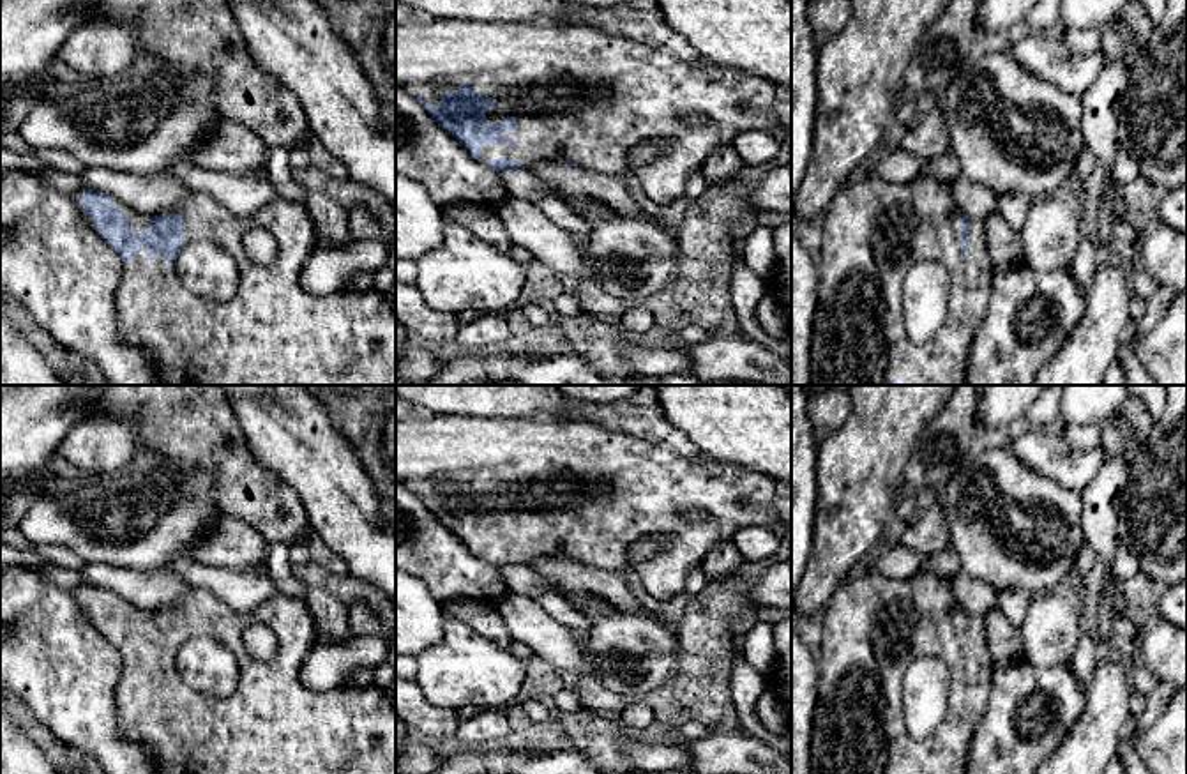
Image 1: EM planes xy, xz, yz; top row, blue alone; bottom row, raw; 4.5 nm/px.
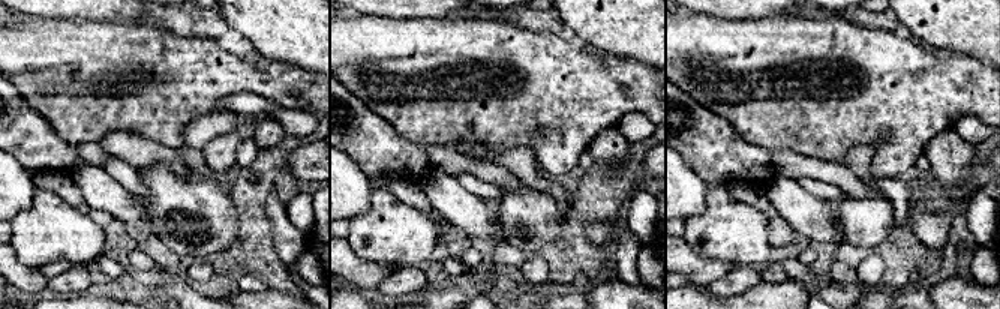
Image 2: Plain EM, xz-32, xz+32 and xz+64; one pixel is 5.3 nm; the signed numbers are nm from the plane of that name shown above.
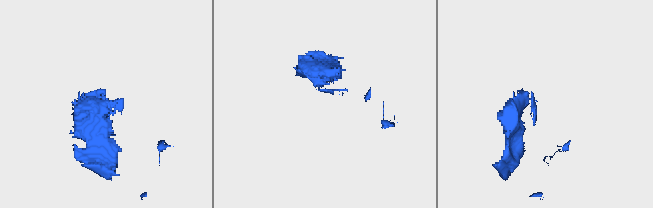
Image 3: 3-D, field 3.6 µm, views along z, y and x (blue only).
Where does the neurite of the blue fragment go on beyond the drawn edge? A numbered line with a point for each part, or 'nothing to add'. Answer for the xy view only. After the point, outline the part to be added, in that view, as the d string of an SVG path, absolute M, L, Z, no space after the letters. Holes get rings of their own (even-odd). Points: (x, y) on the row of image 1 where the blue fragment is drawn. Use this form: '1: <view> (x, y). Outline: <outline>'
1: xy (271, 333). Outline: M189 191L171 212L184 216L184 247L207 240L237 262L238 288L228 302L203 299L182 283L175 262L163 254L145 260L148 247L122 262L120 336L154 359L159 385L396 385L396 311L387 295L373 286L329 295L300 286L300 270L318 240L306 205L277 198L251 216L235 216L208 193ZM251 228L274 235L277 258L270 265L247 256L242 237Z

